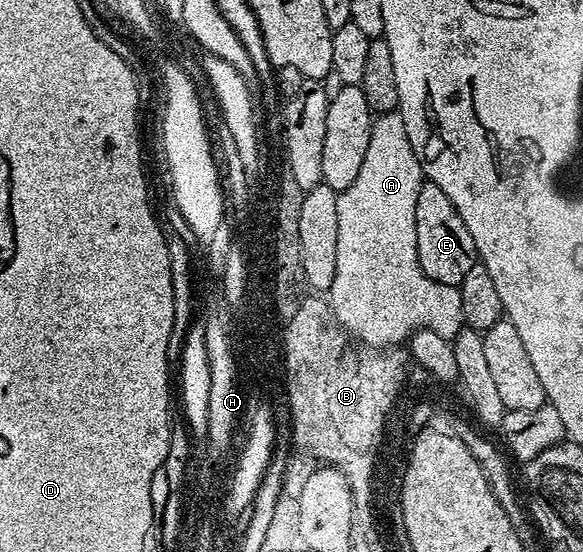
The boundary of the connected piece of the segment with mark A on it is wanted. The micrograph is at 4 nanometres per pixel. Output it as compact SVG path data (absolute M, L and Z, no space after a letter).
M399 111L379 113L372 122L370 146L366 148L366 158L362 162L361 169L358 170L358 178L354 178L354 182L350 182L350 186L346 186L346 190L338 195L338 270L334 270L334 286L330 293L332 313L336 316L340 327L348 333L349 337L355 338L361 345L369 348L388 350L393 346L403 345L413 334L424 328L434 330L434 334L455 338L461 328L465 327L460 289L446 286L442 282L434 282L434 278L426 278L426 274L418 262L416 211L418 210L418 192L425 183L424 171L414 154L414 146L410 146L410 138L406 138L406 122L402 122Z

